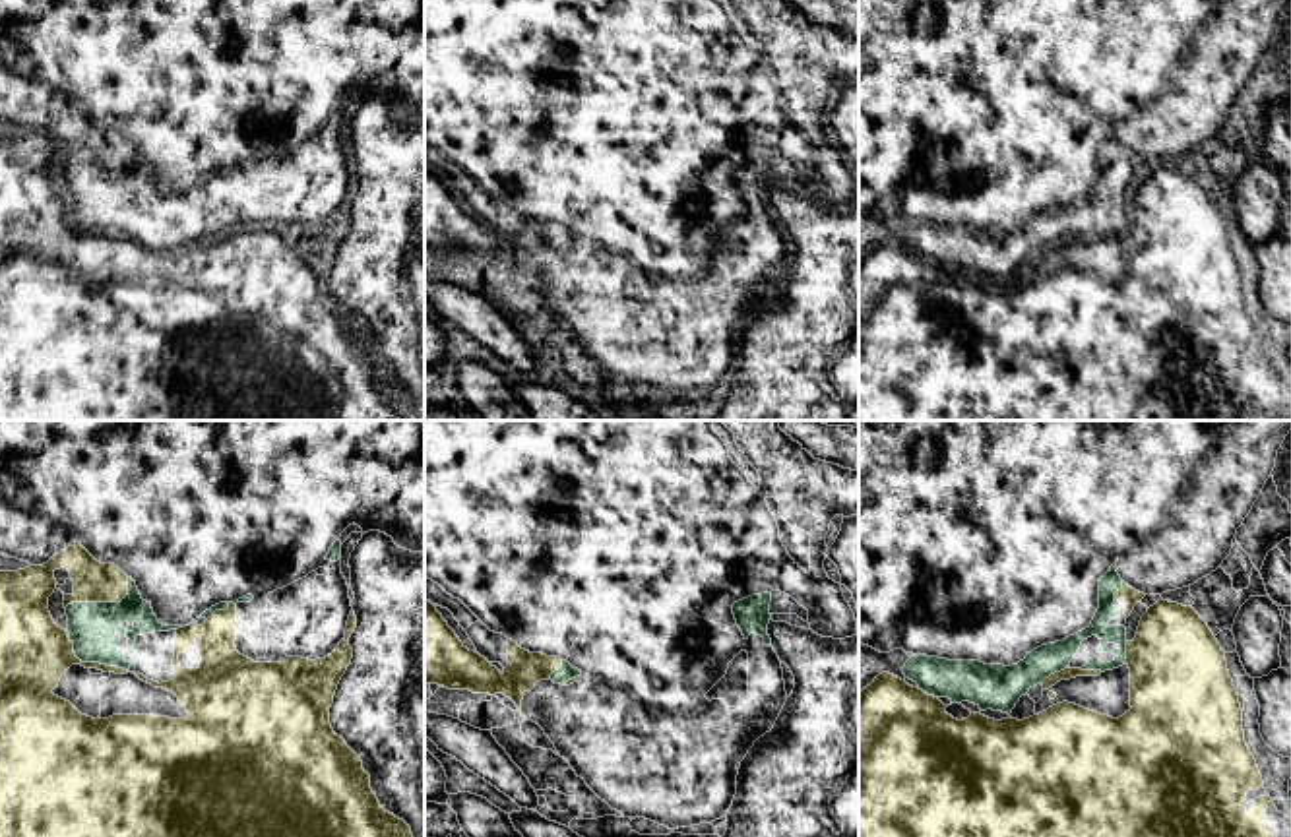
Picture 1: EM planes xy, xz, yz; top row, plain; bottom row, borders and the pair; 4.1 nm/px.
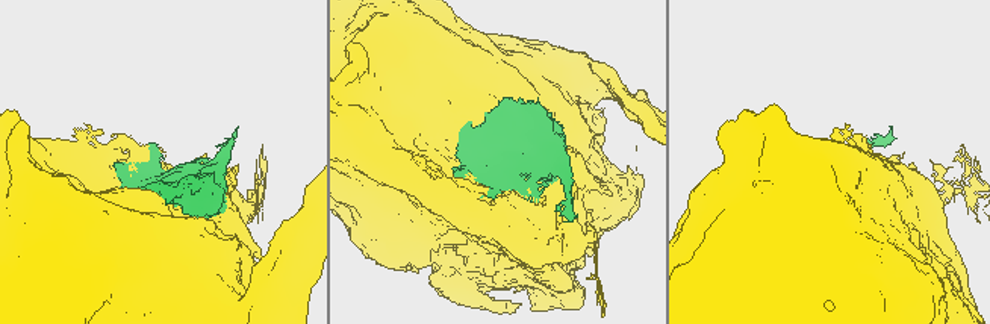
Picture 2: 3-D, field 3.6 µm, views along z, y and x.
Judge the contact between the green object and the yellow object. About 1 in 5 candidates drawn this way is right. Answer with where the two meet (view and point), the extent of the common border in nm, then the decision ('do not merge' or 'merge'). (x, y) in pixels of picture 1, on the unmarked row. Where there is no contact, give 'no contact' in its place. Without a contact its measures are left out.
xy (103, 169) | 300 nm | do not merge

